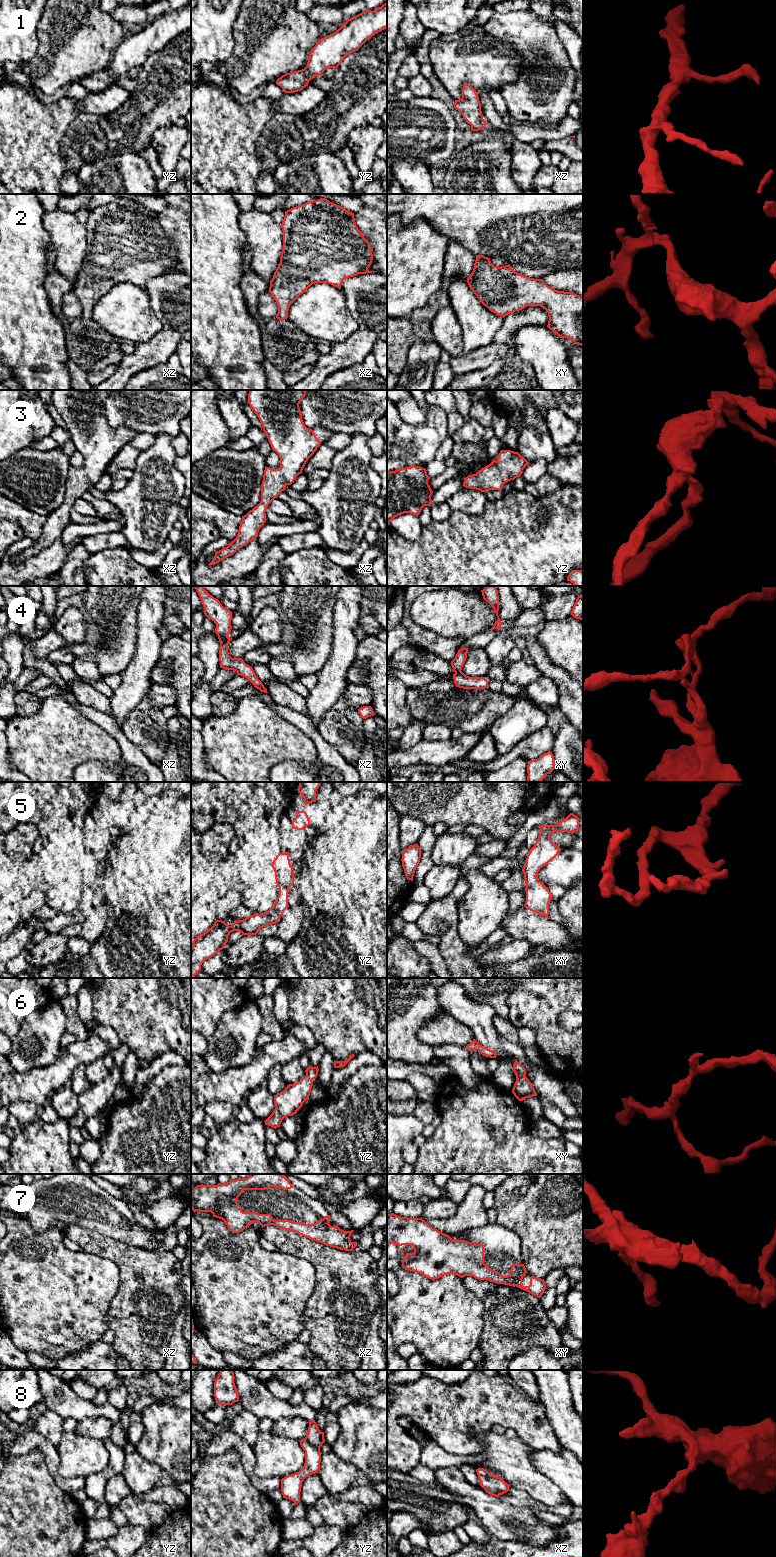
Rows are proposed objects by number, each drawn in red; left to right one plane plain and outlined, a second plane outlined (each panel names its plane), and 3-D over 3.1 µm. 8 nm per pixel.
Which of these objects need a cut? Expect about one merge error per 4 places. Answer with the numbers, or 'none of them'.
4

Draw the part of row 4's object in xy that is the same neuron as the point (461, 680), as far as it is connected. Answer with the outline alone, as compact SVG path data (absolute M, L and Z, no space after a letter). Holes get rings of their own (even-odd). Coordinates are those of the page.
M462 671L453 674L453 679L456 687L463 689L485 689L488 688L488 681L483 677L469 677Z

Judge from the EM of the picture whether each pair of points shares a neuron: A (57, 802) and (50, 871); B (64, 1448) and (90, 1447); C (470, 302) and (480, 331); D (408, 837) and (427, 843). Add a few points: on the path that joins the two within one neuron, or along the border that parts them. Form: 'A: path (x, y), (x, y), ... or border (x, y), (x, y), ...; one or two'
A: path (57, 819), (55, 854); one
B: path (70, 1448), (84, 1448); one
C: path (470, 309), (473, 317), (479, 324); one
D: border (426, 825), (417, 843); two

